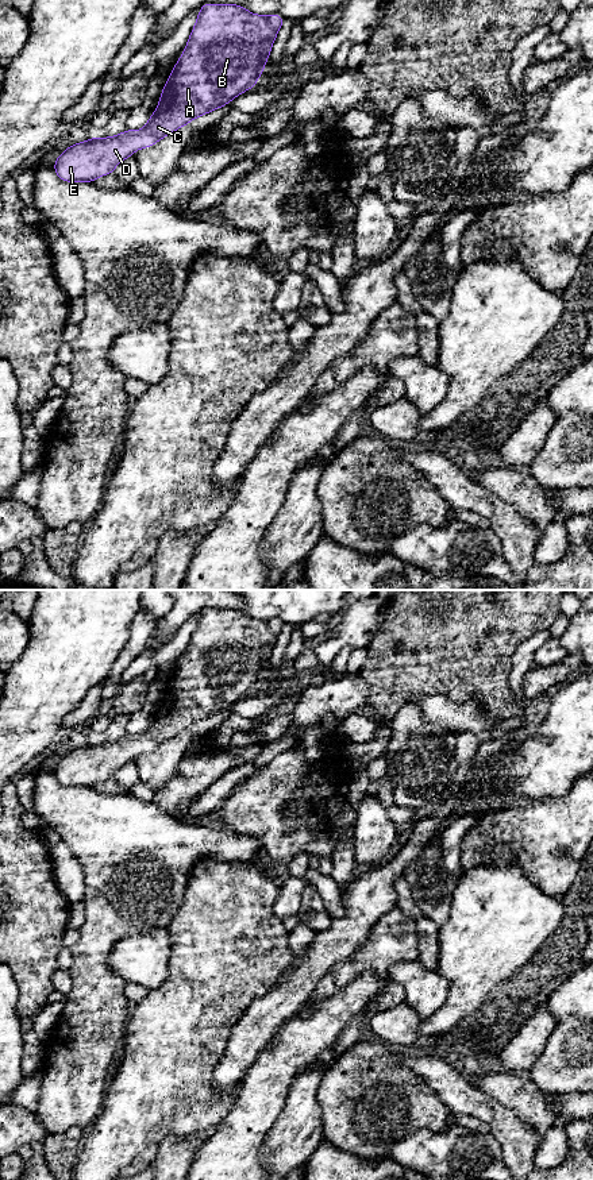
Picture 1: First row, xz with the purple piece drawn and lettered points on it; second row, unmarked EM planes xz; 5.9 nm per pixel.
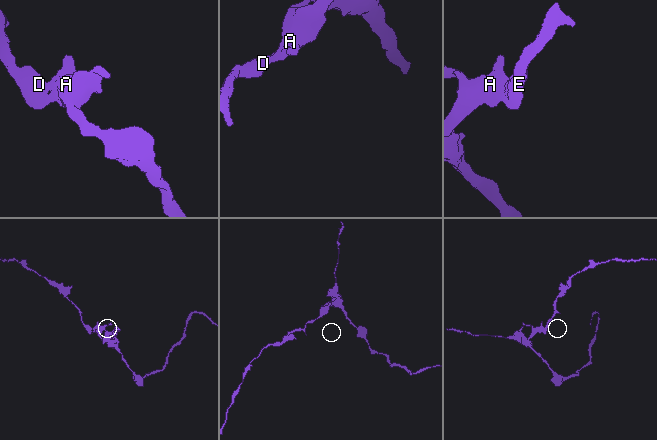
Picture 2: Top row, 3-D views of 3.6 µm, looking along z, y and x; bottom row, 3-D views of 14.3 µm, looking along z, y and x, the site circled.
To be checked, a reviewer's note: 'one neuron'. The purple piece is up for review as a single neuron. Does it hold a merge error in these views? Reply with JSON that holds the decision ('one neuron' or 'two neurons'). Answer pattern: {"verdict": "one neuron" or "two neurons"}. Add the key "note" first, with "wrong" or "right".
{"note": "right", "verdict": "one neuron"}

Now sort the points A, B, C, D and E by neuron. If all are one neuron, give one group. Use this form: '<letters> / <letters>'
A B C D E

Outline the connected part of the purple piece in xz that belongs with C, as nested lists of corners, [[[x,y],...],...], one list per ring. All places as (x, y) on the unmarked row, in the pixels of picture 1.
[[[236,609],[201,610],[185,656],[163,690],[159,710],[147,729],[138,736],[126,734],[103,744],[92,741],[86,747],[68,752],[54,767],[57,780],[68,787],[93,787],[97,782],[113,778],[116,770],[136,755],[155,749],[195,722],[224,712],[251,694],[263,676],[282,628],[281,620],[253,620]]]

